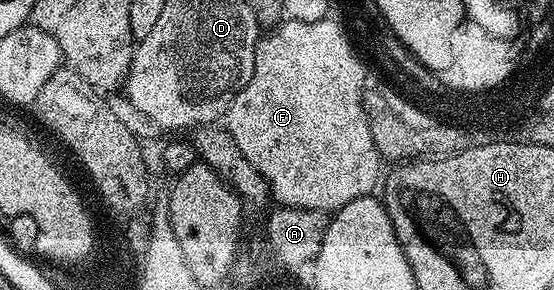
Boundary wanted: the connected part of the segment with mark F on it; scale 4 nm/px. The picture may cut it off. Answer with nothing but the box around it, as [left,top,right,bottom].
[224,19,380,211]

